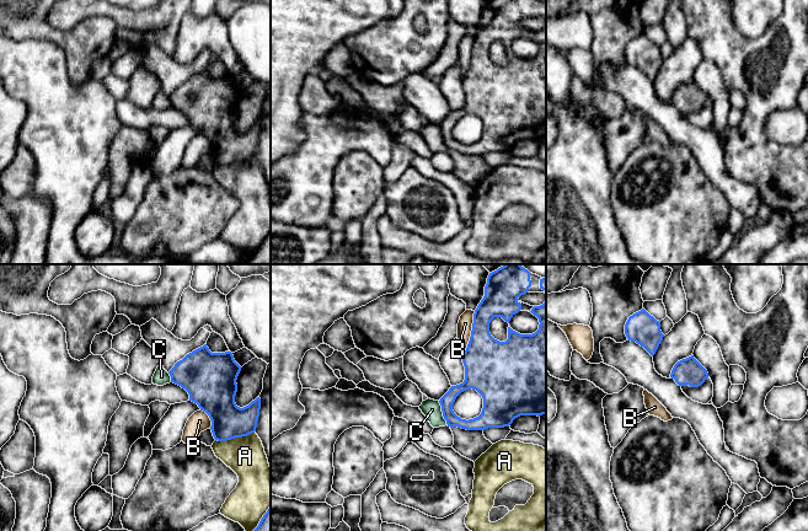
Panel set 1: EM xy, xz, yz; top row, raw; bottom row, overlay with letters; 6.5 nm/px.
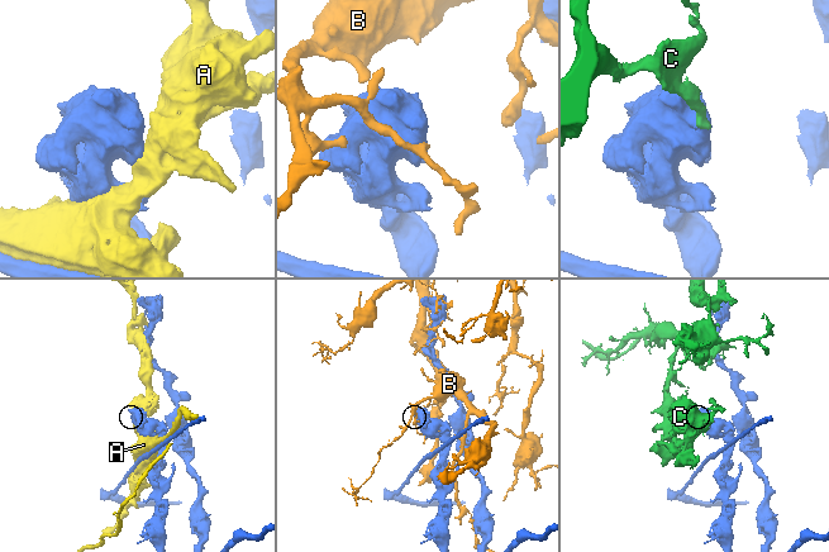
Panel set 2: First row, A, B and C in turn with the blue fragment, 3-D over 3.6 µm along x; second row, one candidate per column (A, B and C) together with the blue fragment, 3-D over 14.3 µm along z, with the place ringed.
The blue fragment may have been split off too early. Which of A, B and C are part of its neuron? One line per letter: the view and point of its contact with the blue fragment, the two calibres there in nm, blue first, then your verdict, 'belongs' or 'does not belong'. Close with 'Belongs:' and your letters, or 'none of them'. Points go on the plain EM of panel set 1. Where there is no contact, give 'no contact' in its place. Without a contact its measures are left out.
A: xy (235, 161) | 220/240 nm | does not belong
B: xz (471, 58) | 340/100 nm | does not belong
C: xz (443, 138) | 100/120 nm | does not belong
Belongs: none of them

